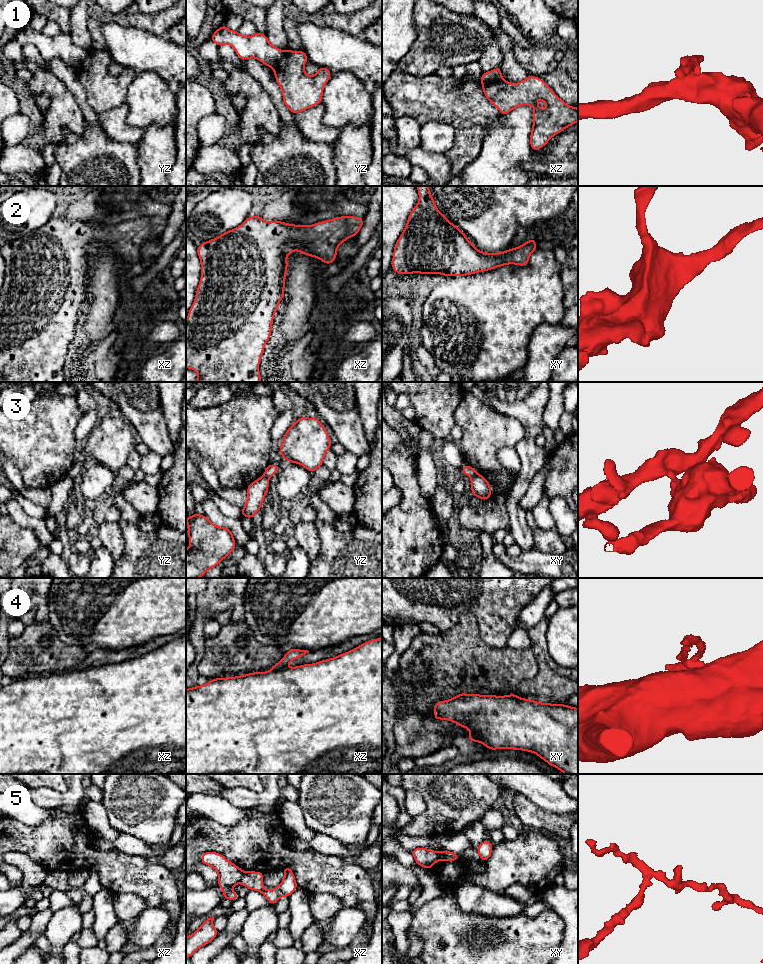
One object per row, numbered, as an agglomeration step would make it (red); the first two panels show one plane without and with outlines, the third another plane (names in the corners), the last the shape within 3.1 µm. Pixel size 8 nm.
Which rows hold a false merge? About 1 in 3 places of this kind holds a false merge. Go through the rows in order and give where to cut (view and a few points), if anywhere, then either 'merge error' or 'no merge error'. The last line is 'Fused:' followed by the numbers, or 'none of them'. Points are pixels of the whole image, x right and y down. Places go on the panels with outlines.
1: cut in xz along (501, 78), (491, 84), (482, 84); merge error
2: no cut; no merge error
3: cut in xy along (477, 473), (471, 477); merge error
4: cut in xz along (286, 666), (273, 671); merge error
5: cut in xz along (243, 872), (239, 882); merge error
Fused: 1, 3, 4, 5

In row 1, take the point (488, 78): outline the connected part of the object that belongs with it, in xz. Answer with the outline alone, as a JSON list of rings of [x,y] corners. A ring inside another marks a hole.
[[[501,66],[489,71],[484,72],[481,76],[480,82],[484,85],[492,85],[502,79]]]

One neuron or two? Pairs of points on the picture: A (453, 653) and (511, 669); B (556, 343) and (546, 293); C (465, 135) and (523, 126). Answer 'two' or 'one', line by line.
A: one
B: two
C: two

